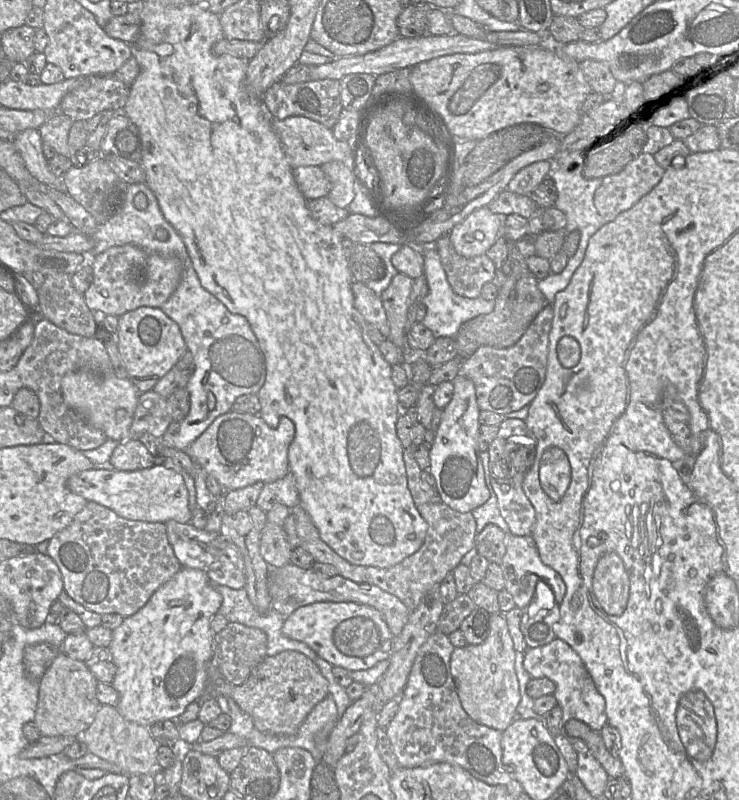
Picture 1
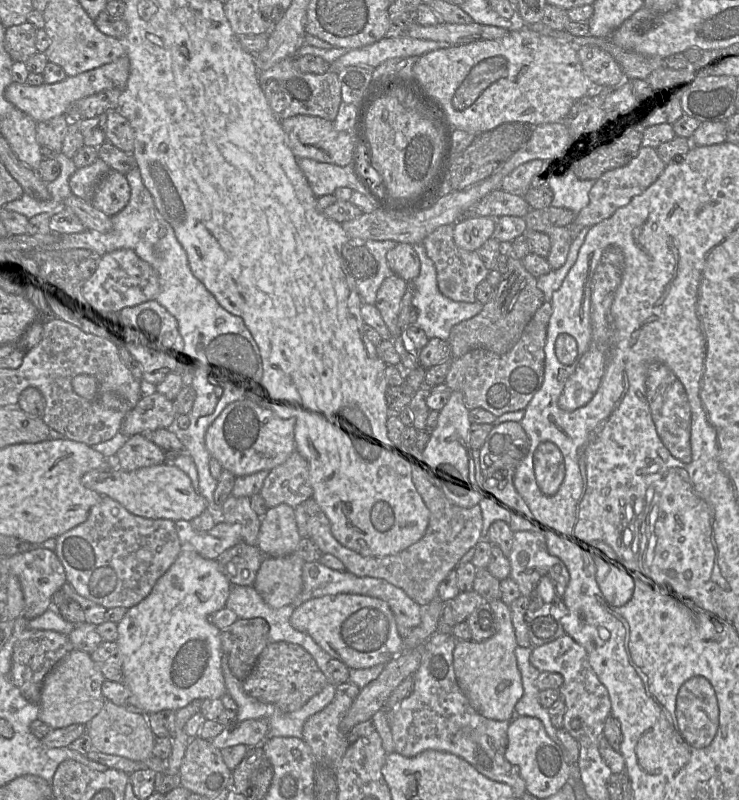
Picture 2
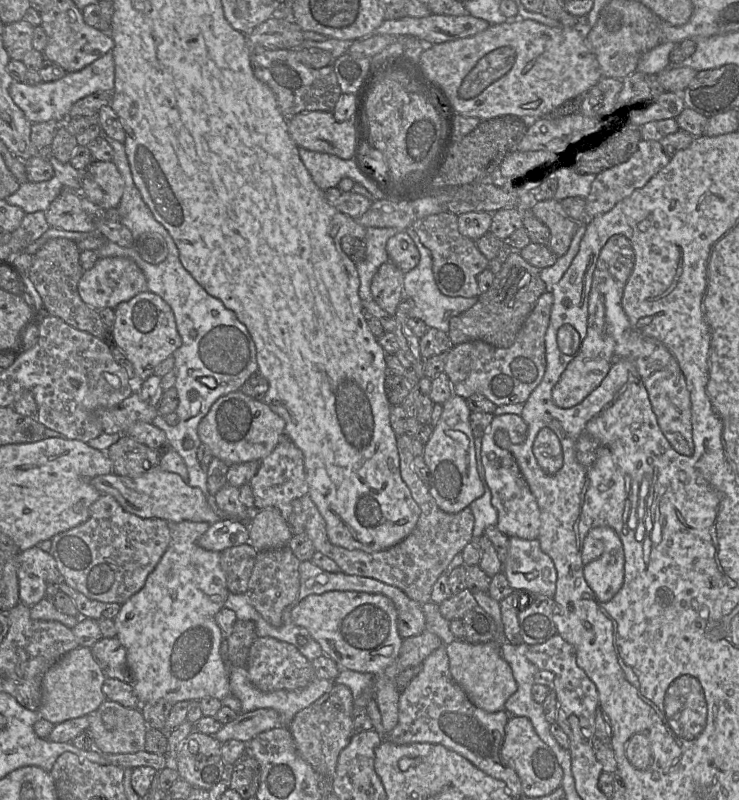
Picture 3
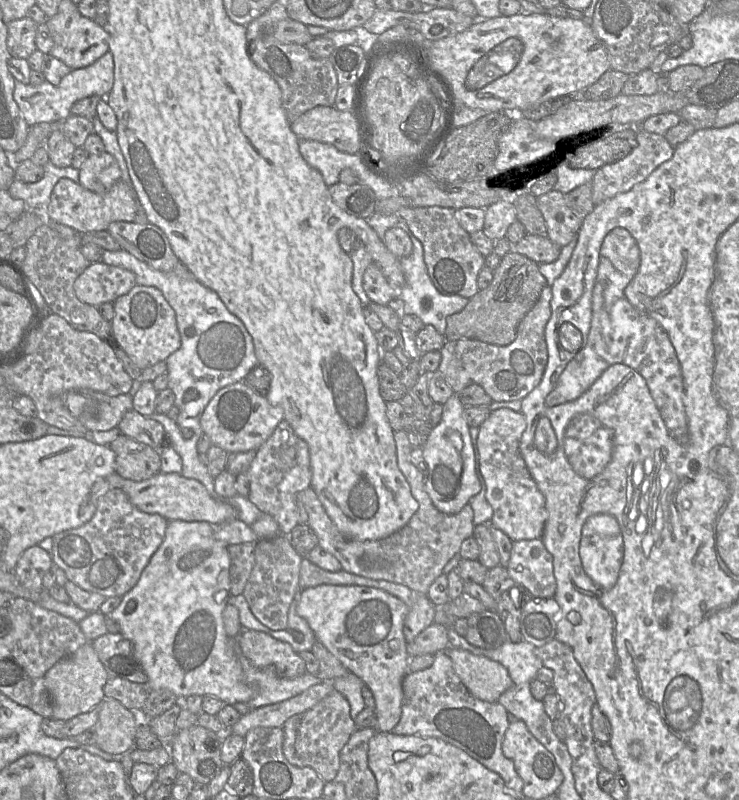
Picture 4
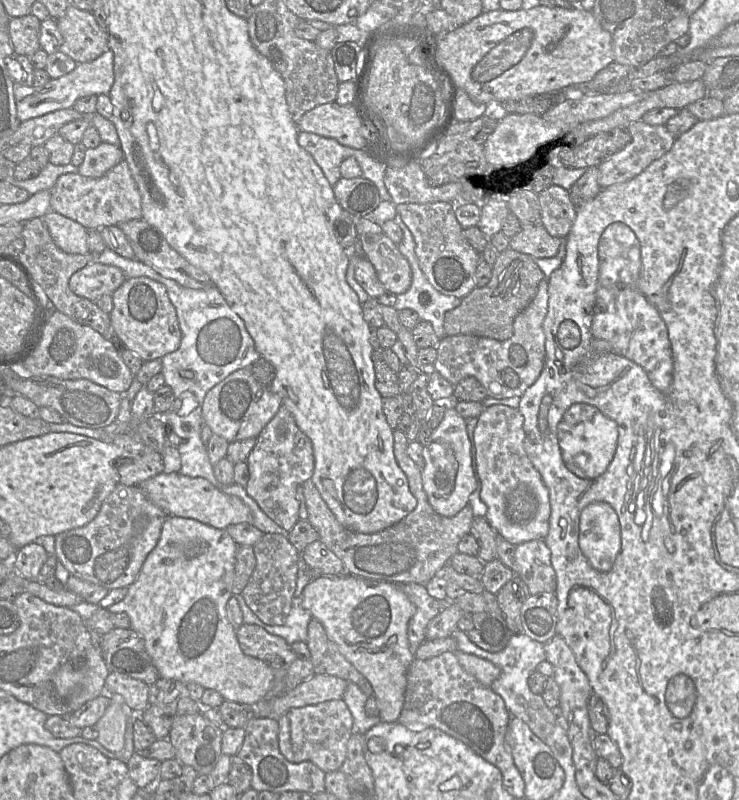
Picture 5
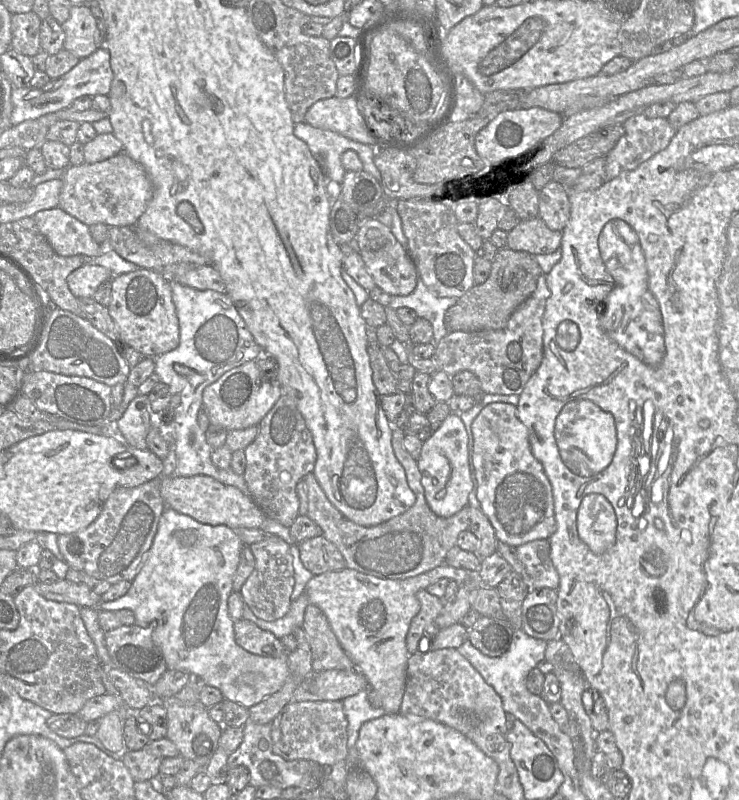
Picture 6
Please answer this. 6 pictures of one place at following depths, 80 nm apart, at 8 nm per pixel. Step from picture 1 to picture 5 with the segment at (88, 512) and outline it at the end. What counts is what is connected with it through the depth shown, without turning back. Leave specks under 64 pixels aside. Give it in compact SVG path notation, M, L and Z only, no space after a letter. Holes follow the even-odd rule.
M119 484L103 501L96 517L85 526L55 536L55 556L69 573L108 590L128 588L138 577L148 554L155 548L167 514L148 500L139 486Z

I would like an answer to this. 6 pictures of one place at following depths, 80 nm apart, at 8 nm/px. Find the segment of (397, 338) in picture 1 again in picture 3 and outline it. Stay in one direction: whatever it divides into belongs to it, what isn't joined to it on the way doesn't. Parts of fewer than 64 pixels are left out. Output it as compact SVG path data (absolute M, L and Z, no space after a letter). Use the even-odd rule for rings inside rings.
M391 261L379 267L371 282L373 300L390 315L395 315L403 289L404 272Z

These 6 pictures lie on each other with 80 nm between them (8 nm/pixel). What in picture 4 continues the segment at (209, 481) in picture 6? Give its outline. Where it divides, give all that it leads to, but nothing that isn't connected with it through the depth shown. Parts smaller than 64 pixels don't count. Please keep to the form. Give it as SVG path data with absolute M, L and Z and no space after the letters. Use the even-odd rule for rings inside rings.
M114 472L107 477L107 482L111 489L118 488L125 492L130 502L139 510L149 514L159 514L169 521L206 521L218 526L237 519L235 508L225 499L215 500L201 482L186 478L179 473L159 472L147 480L136 482Z

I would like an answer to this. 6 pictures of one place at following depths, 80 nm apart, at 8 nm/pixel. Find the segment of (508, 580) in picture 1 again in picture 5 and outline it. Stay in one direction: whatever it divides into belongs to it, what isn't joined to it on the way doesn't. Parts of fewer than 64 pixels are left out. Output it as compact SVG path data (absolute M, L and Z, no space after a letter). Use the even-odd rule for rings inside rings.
M543 539L531 540L516 546L512 571L524 581L531 595L556 591L556 573L551 564L551 551Z

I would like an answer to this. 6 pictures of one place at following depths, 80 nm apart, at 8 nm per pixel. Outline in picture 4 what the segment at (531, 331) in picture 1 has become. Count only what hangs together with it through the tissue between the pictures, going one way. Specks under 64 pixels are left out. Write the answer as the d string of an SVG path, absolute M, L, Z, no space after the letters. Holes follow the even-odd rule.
M546 286L537 303L520 321L515 340L508 345L500 346L477 339L446 341L440 350L438 371L454 393L478 384L496 402L522 400L529 394L540 383L547 364L545 326L551 317L551 299L551 286Z

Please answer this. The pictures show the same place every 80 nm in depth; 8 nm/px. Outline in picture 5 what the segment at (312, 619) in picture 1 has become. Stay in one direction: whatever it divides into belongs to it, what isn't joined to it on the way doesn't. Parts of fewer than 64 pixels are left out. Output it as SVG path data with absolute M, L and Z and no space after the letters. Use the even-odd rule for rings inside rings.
M348 573L316 576L303 590L302 606L323 625L329 639L338 646L342 655L370 682L381 722L397 722L404 705L408 669L415 658L415 650L408 641L408 624L416 613L416 607L406 594L394 583Z

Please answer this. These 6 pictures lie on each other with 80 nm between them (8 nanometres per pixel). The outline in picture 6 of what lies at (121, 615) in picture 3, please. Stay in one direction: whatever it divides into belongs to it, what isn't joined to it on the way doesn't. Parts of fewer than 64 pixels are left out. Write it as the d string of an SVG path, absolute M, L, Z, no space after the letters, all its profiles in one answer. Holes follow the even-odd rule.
M166 507L160 517L157 533L154 537L152 546L147 552L147 555L144 556L142 568L131 582L130 589L125 595L116 600L101 602L99 604L99 611L109 610L116 612L121 609L131 610L134 613L136 625L143 628L152 629L152 639L154 643L160 648L166 662L167 669L179 670L189 674L196 674L204 680L206 685L219 689L224 697L224 700L233 701L249 709L250 707L263 701L265 698L278 692L289 678L290 670L288 666L288 657L274 658L255 655L241 648L235 641L234 620L229 614L228 597L233 592L233 580L239 565L240 554L243 547L244 544L236 532L228 526L212 526L203 524L188 515L181 514L171 508Z

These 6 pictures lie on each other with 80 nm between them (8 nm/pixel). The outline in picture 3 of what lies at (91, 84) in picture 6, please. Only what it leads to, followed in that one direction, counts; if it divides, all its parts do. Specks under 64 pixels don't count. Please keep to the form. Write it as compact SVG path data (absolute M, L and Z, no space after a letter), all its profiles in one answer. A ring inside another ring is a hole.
M111 51L85 68L67 73L63 78L53 82L42 82L38 85L13 82L9 87L9 93L13 102L23 111L30 123L36 124L51 120L64 123L74 103L98 91L112 92L114 81L115 65Z

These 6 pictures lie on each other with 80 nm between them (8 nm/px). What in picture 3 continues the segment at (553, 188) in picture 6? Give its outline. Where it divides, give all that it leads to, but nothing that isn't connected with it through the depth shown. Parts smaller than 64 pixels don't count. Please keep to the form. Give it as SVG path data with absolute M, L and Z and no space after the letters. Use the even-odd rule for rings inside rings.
M555 198L536 202L530 210L549 228L549 249L557 257L563 256L580 224L564 213L560 201Z

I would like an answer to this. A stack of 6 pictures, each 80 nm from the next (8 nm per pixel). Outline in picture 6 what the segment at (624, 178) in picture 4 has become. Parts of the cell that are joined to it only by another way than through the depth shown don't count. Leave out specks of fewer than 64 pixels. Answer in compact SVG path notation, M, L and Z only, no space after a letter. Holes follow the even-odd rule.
M644 113L630 117L623 127L624 135L605 159L606 180L636 169L667 148L676 133L667 118L648 118Z

